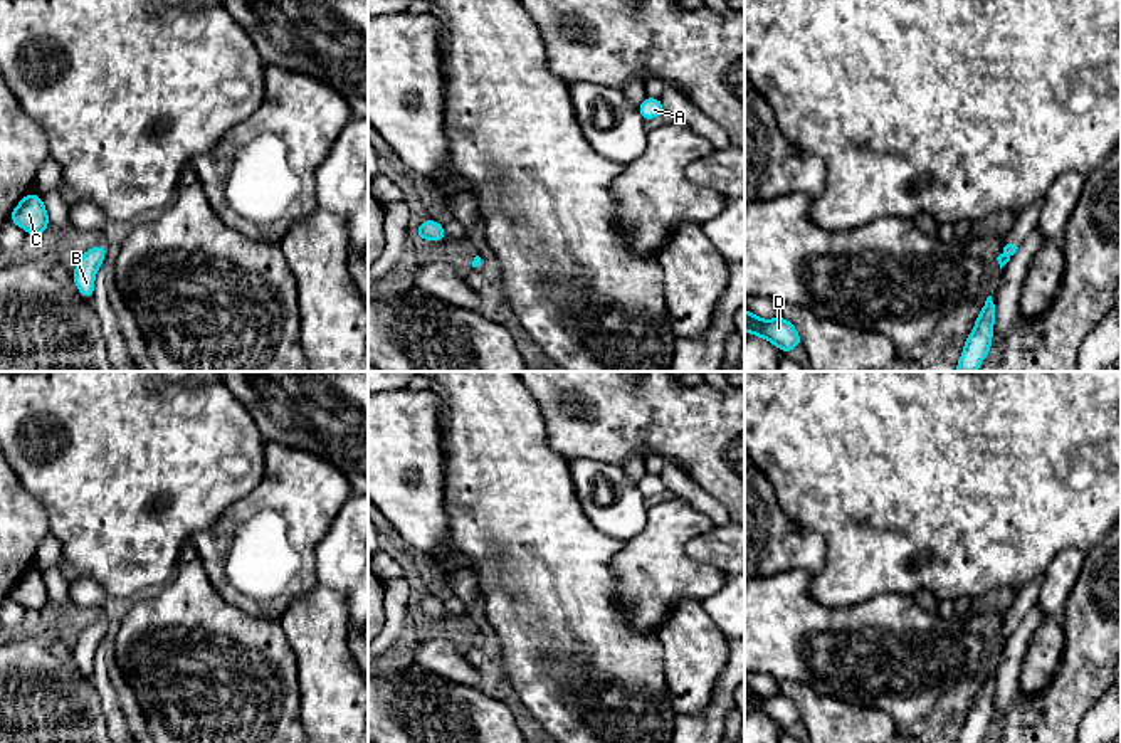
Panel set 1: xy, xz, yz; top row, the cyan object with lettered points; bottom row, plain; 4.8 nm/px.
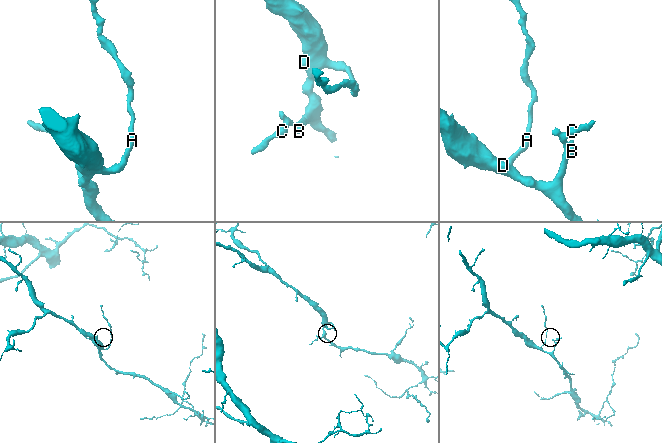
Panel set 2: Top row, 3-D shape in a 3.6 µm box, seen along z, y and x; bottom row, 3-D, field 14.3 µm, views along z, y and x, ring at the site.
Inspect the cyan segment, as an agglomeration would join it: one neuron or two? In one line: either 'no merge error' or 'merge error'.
no merge error

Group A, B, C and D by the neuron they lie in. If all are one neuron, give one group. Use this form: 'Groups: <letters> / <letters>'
Groups: A B C D

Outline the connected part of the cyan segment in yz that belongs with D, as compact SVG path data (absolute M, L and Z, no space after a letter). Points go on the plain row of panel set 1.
M745 684L745 708L771 718L787 731L790 726L803 721L797 704L785 694L778 693L770 698L760 696Z

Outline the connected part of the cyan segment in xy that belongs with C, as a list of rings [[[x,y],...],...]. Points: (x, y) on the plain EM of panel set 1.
[[[29,568],[8,592],[8,598],[27,607],[32,614],[39,614],[49,605],[49,590],[44,577],[37,570]]]

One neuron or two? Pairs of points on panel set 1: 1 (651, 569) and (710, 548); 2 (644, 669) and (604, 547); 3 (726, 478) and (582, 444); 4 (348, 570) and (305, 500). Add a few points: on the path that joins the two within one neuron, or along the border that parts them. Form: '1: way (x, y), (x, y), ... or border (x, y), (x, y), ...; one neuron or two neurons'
1: border (684, 543), (689, 558), (723, 570); two neurons
2: way (614, 639), (599, 624), (599, 577); one neuron
3: way (691, 442), (686, 437), (617, 437); one neuron
4: border (347, 500), (316, 548), (315, 572); two neurons

